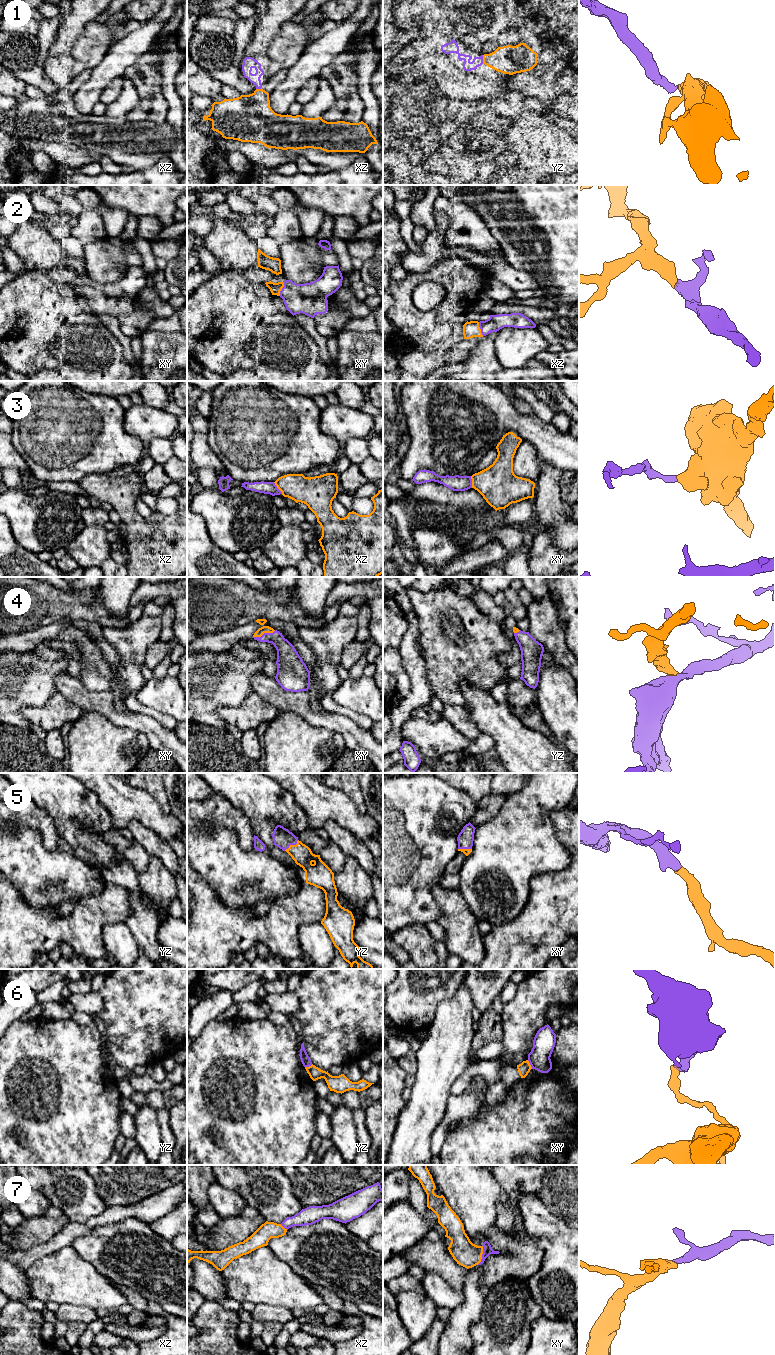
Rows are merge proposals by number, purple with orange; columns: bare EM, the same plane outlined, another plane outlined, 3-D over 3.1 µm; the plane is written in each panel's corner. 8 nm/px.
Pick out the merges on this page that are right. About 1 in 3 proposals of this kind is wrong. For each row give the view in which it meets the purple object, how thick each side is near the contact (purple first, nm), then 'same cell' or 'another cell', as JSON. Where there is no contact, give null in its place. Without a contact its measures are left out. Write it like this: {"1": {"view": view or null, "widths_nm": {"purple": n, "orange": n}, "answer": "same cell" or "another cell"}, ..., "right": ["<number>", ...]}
{"1": {"view": "yz", "widths_nm": {"purple": 80, "orange": 220}, "answer": "another cell"}, "2": {"view": "xz", "widths_nm": {"purple": 130, "orange": 130}, "answer": "same cell"}, "3": {"view": "xz", "widths_nm": {"purple": 100, "orange": 220}, "answer": "another cell"}, "4": {"view": "xy", "widths_nm": {"purple": 160, "orange": 60}, "answer": "same cell"}, "5": {"view": "yz", "widths_nm": {"purple": 160, "orange": 160}, "answer": "same cell"}, "6": {"view": "xy", "widths_nm": {"purple": 180, "orange": 100}, "answer": "another cell"}, "7": {"view": "xy", "widths_nm": {"purple": 80, "orange": 200}, "answer": "same cell"}, "right": ["2", "4", "5", "7"]}

